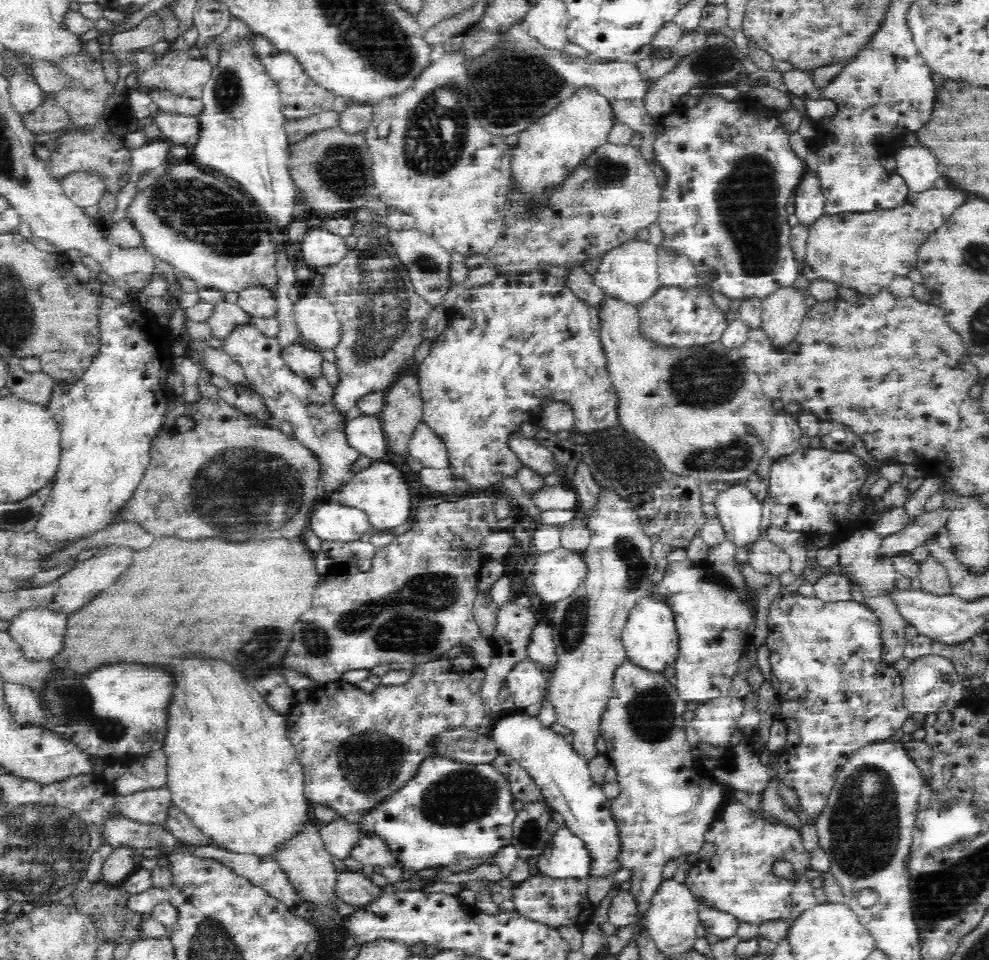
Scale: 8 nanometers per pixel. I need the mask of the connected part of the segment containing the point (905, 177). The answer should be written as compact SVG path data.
M904 146L894 157L897 163L894 177L903 180L911 193L934 188L936 180L942 176L938 160L924 146Z

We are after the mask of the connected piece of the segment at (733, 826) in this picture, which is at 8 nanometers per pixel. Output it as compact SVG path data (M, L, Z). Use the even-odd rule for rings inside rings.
M734 800L725 802L720 809L717 827L713 828L709 834L715 846L715 853L712 858L705 861L698 860L689 870L685 882L690 892L696 897L700 907L726 912L735 916L739 922L760 924L769 920L788 920L791 913L792 890L796 879L807 874L812 867L812 851L803 843L801 831L798 828L792 828L788 822L780 819L776 822L769 822L745 818L742 806L737 805ZM776 861L788 861L792 864L790 876L785 878L773 872Z

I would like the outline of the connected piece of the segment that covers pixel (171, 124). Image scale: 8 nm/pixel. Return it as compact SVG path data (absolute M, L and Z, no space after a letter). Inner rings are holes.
M158 112L155 124L162 131L162 138L173 145L192 145L201 138L204 125L198 117Z

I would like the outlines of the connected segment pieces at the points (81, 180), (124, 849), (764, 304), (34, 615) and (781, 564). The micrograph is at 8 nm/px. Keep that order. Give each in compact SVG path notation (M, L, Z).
M75 173L60 183L63 193L77 207L88 208L102 198L100 179L94 173Z
M118 845L112 847L112 852L102 868L101 879L114 884L120 884L124 878L137 868L134 860L134 845Z
M794 285L778 287L761 299L760 327L771 341L783 345L796 336L809 309L804 299L804 294Z
M35 609L12 619L5 634L11 639L22 658L28 661L50 661L64 653L70 616Z
M764 537L750 544L749 566L761 573L780 575L790 569L789 556Z

